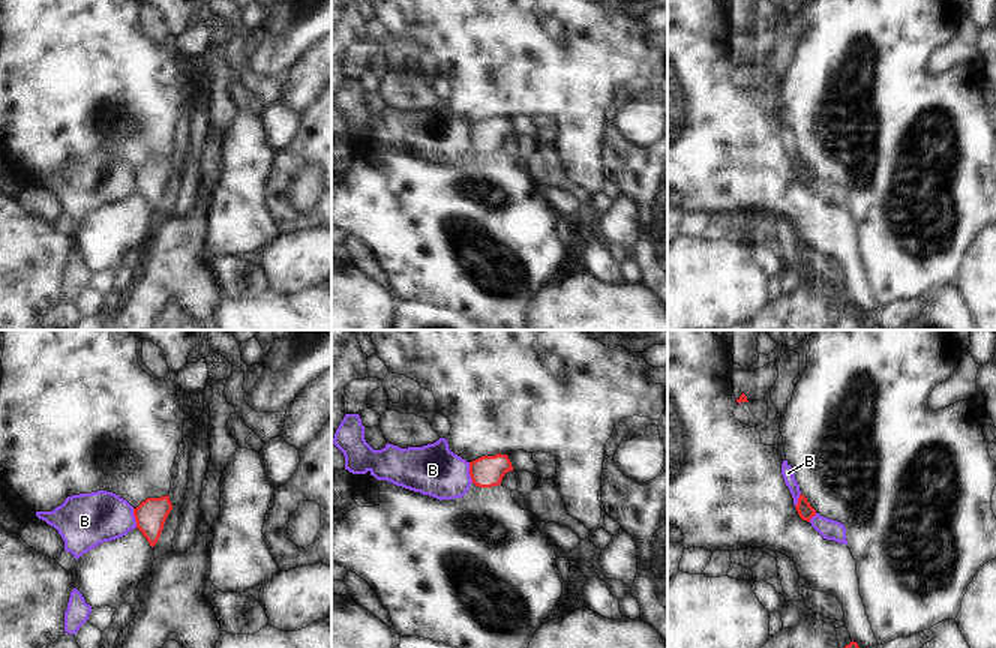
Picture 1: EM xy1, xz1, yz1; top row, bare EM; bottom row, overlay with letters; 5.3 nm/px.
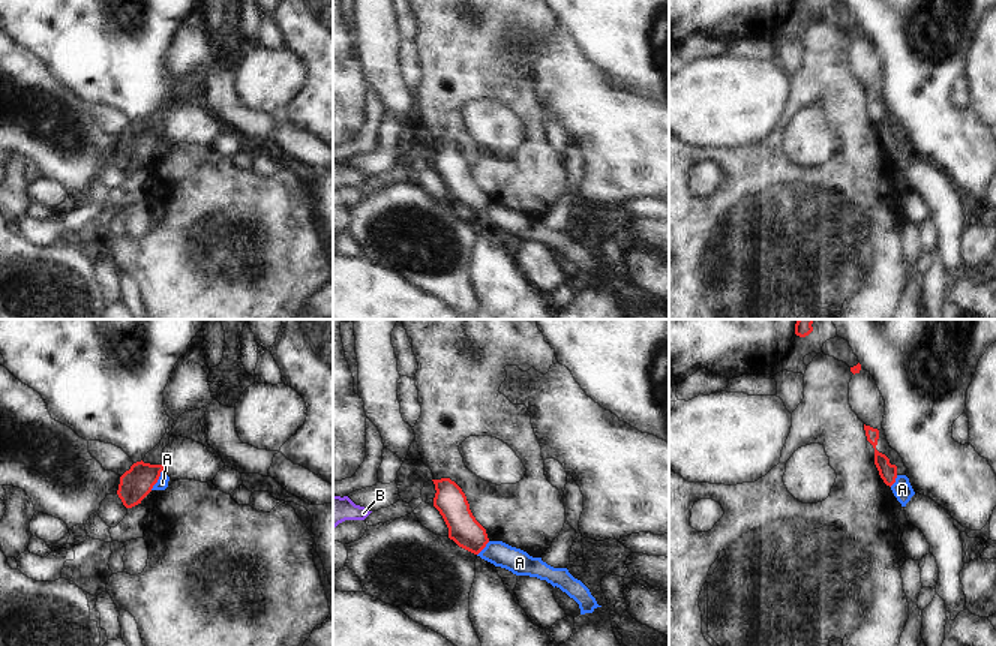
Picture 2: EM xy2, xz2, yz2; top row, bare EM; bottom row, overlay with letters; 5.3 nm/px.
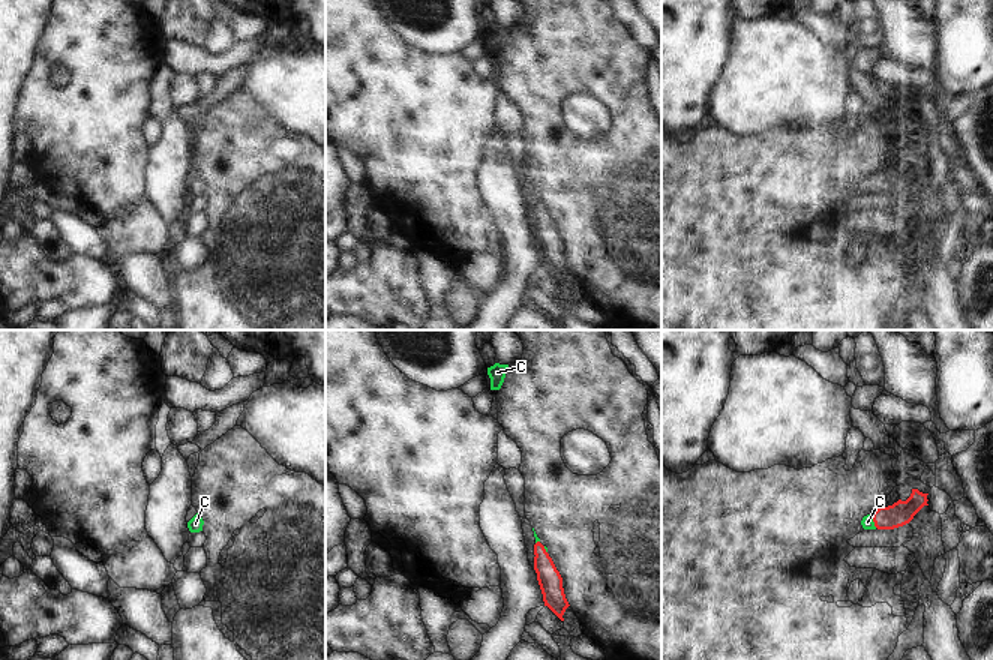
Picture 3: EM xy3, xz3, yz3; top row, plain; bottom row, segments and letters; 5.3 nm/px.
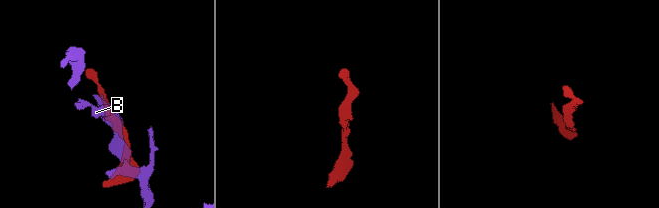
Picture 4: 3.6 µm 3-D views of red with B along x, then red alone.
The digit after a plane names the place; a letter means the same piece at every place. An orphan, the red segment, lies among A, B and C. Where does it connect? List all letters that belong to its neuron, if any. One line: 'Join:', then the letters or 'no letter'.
Join: C

